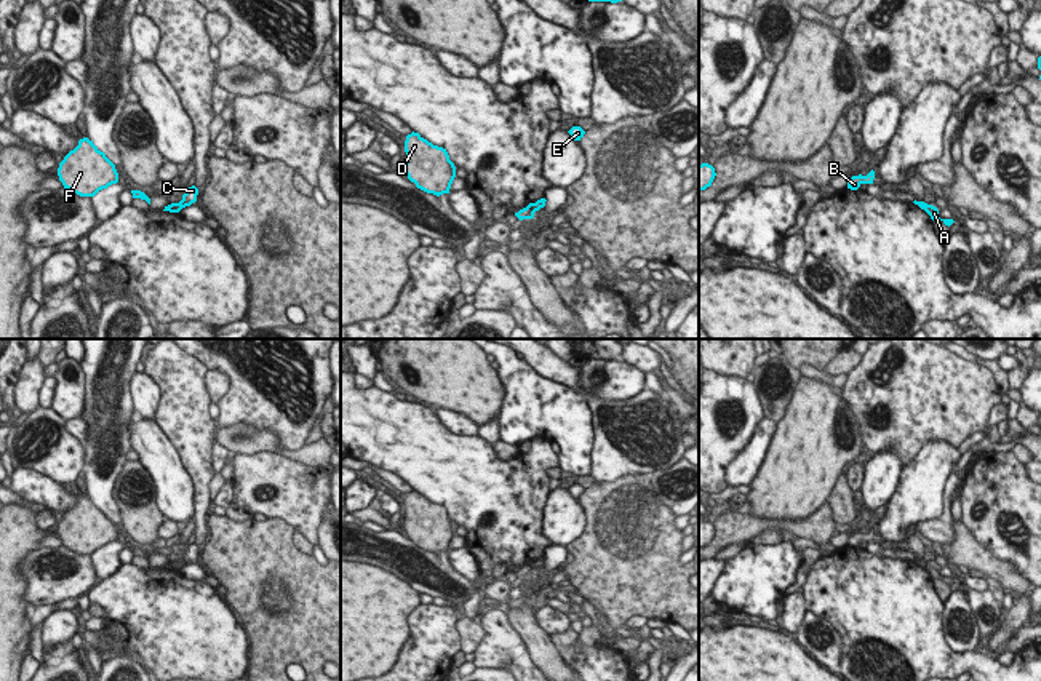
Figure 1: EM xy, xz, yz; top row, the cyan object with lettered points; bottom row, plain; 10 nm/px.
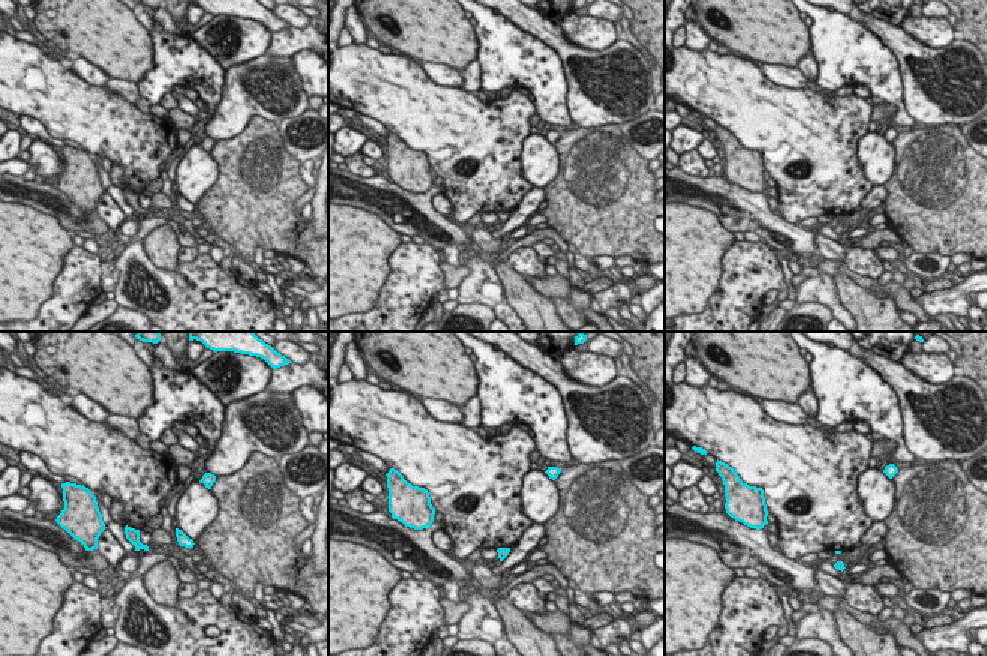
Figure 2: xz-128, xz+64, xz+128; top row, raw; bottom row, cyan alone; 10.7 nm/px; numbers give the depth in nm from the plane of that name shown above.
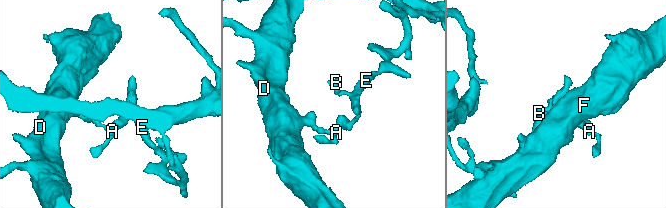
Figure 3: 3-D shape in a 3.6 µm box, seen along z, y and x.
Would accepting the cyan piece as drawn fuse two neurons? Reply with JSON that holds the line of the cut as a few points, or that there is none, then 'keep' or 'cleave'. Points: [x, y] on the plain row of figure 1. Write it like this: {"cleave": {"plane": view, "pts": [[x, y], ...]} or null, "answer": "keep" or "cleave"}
{"cleave": {"plane": "xz", "pts": [[526, 565], [533, 571]]}, "answer": "cleave"}

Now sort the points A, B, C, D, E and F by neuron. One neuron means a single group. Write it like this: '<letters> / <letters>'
A D F / B C E

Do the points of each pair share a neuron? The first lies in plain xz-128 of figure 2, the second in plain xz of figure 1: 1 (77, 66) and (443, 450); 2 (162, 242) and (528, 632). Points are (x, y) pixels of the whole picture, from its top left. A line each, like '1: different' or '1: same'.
1: different
2: same

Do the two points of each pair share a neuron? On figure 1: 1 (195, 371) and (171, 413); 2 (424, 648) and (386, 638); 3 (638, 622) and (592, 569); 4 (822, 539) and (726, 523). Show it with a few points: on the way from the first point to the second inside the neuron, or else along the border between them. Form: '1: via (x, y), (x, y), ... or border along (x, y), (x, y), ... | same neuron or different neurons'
1: via (186, 381), (184, 400), (181, 403) | same neuron
2: border along (418, 608), (408, 619), (410, 637), (394, 664) | different neurons
3: border along (650, 617), (632, 616), (624, 624) | different neurons
4: via (798, 528), (787, 525), (750, 525) | same neuron

